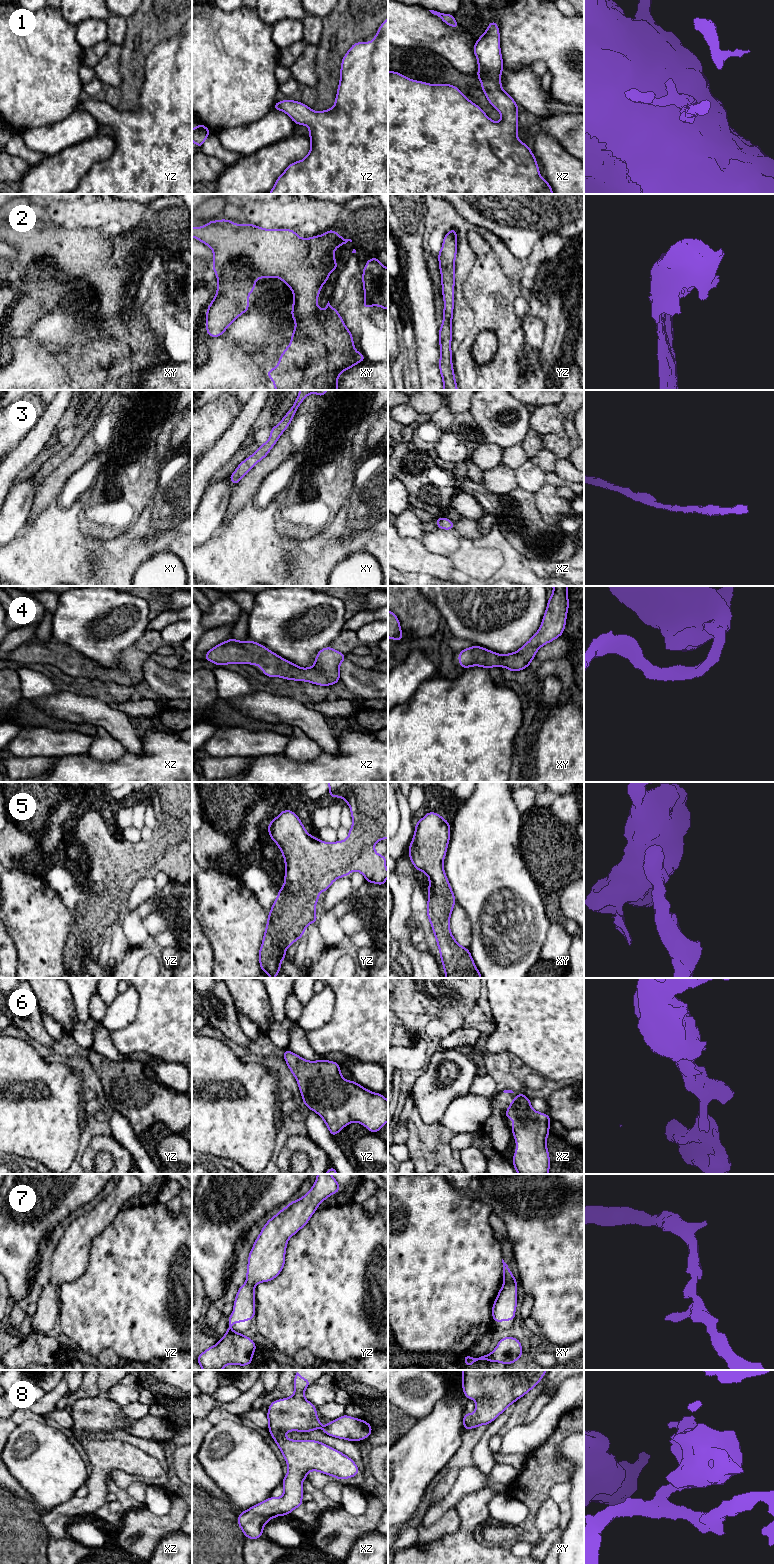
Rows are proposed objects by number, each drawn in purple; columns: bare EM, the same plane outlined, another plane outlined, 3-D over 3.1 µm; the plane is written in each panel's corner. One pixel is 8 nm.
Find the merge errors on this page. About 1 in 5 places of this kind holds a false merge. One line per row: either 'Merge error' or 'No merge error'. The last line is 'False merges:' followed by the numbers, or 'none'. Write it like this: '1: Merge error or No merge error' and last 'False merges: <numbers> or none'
1: No merge error
2: No merge error
3: No merge error
4: No merge error
5: No merge error
6: No merge error
7: No merge error
8: No merge error
False merges: none

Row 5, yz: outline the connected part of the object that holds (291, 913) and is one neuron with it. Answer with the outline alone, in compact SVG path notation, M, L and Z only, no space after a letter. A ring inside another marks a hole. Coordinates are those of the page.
M328 782L329 798L343 798L351 810L353 825L349 829L348 838L344 841L327 843L308 834L302 821L292 810L282 810L281 813L268 824L268 834L277 844L285 861L284 886L279 888L278 896L268 914L267 925L263 941L259 949L260 970L275 978L280 972L281 961L287 957L285 951L295 941L299 940L305 928L317 922L315 907L322 891L328 891L331 884L338 878L349 876L353 870L360 872L367 883L385 885L388 877L386 855L375 852L374 846L381 839L388 839L388 782Z

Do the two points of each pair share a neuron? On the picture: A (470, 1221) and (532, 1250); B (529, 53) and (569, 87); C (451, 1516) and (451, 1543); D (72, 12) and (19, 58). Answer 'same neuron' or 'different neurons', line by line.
A: different neurons
B: same neuron
C: different neurons
D: different neurons

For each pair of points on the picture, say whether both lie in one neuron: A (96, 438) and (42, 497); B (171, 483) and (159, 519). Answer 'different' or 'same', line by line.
A: same
B: same

